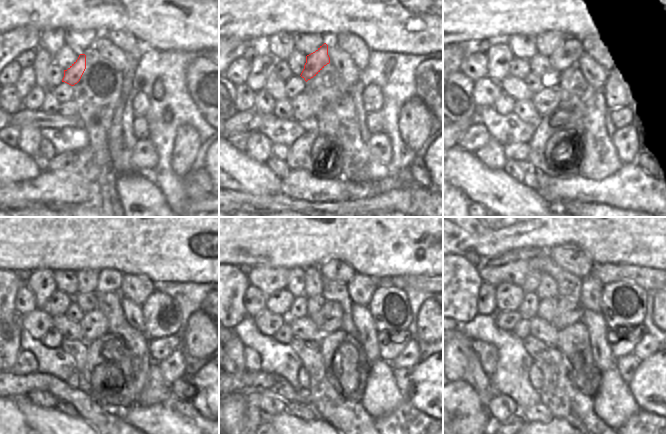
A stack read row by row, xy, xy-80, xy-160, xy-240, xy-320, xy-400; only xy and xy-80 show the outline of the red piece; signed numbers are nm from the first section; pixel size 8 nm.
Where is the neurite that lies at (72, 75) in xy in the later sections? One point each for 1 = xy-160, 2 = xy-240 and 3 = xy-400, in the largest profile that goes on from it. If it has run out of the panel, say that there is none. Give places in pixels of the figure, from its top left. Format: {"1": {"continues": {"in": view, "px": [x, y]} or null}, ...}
{"1": {"continues": {"in": "xy-160", "px": [548, 43]}}, "2": {"continues": {"in": "xy-240", "px": [109, 280]}}, "3": {"continues": {"in": "xy-400", "px": [569, 257]}}}

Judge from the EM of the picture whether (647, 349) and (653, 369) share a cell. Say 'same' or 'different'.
different

